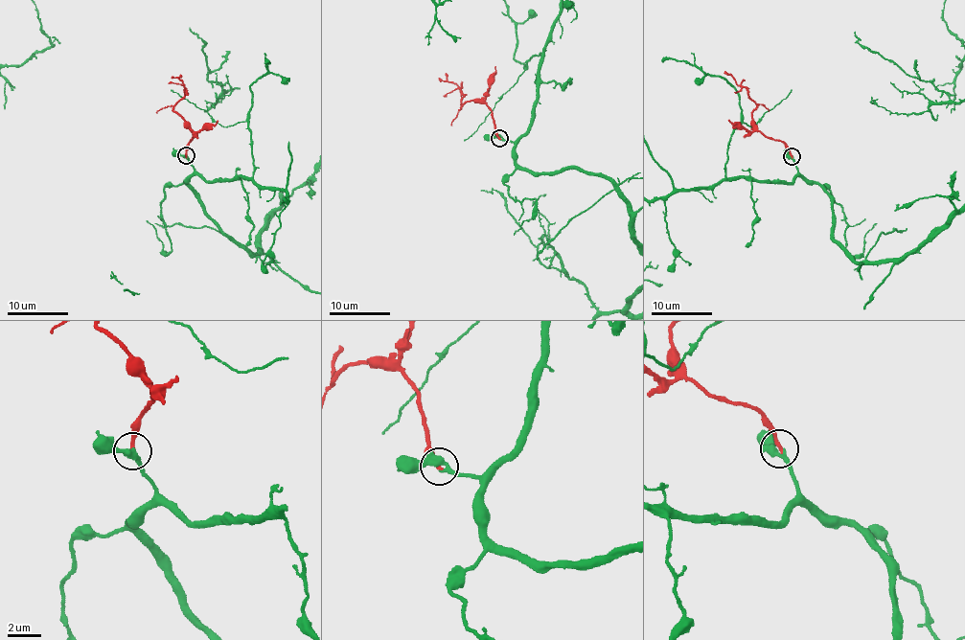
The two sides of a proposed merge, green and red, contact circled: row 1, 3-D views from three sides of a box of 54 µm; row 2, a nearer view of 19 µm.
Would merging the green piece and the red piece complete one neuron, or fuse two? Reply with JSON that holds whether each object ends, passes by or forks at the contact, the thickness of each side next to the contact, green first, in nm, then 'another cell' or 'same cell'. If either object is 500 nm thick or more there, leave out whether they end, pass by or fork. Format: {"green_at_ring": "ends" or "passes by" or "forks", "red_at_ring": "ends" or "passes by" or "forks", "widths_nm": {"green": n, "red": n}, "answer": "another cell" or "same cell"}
{"green_at_ring": "passes by", "red_at_ring": "ends", "widths_nm": {"green": 400, "red": 240}, "answer": "same cell"}

